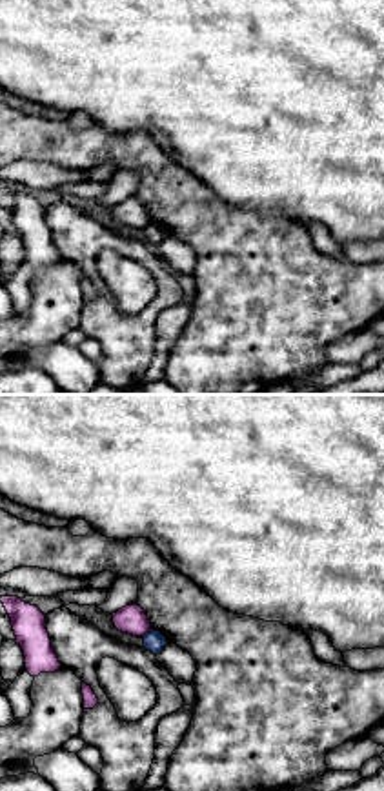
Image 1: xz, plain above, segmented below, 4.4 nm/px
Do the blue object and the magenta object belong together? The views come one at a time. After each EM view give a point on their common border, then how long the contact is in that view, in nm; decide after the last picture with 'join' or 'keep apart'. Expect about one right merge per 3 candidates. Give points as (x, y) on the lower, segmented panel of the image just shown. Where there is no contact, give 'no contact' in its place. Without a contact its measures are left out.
contact (146, 633); length 50 nm

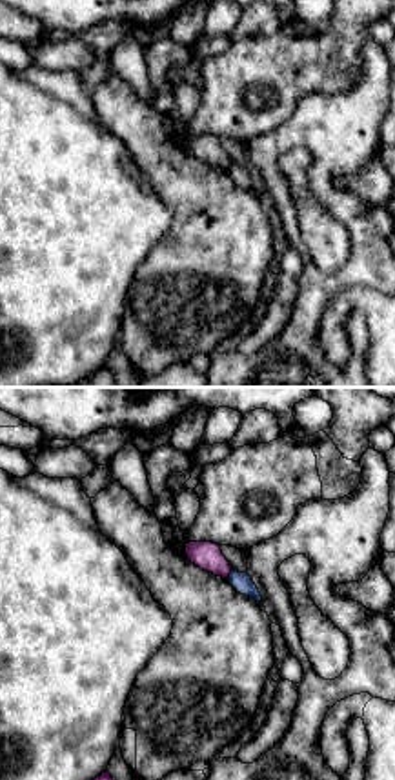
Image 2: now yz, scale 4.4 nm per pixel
contact (230, 575); length 50 nm

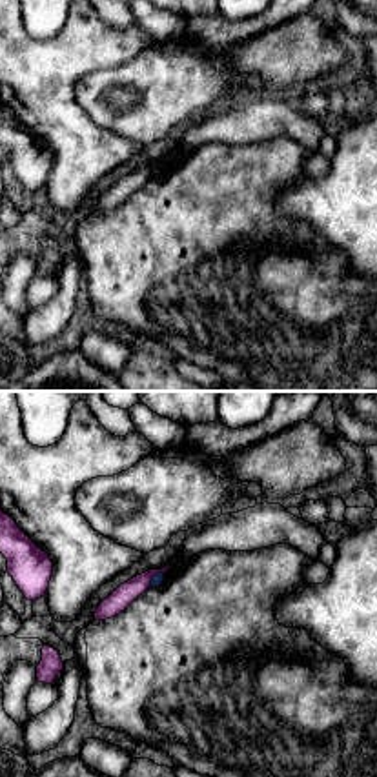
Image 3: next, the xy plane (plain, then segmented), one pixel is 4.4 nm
contact (153, 577); length 100 nm

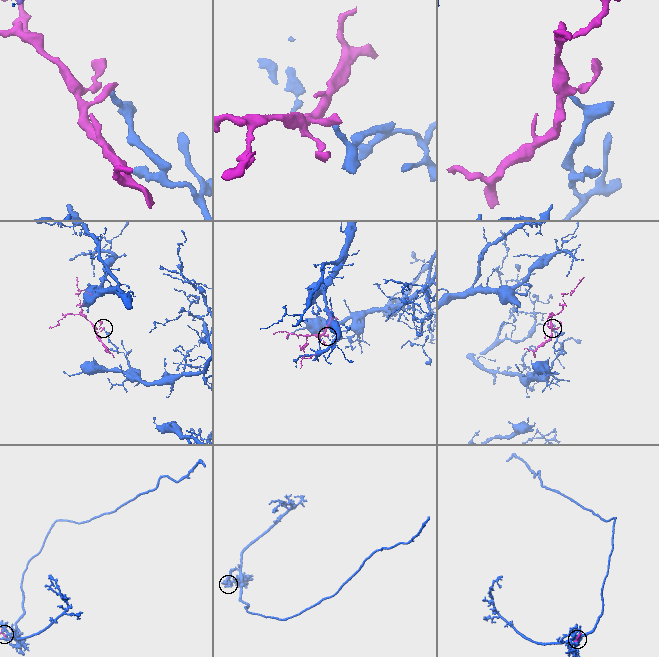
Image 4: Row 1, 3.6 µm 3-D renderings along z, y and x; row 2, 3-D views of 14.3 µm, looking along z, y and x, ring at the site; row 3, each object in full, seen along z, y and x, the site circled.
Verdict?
keep apart

